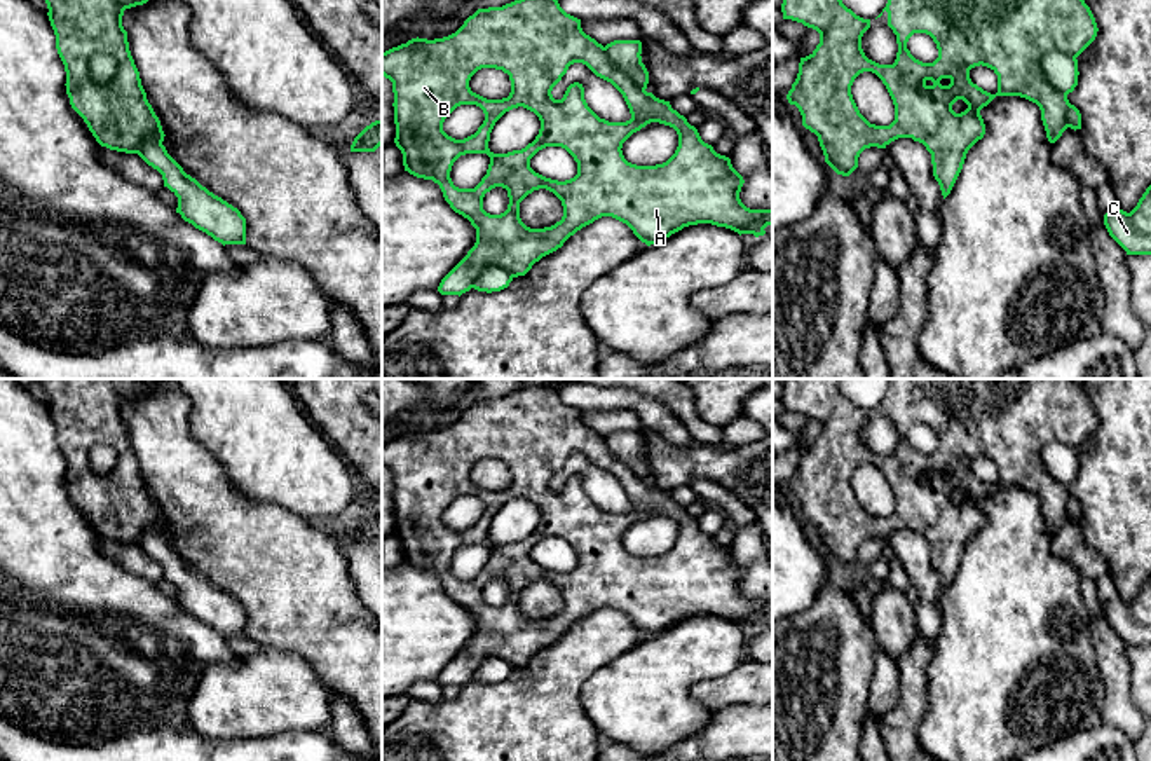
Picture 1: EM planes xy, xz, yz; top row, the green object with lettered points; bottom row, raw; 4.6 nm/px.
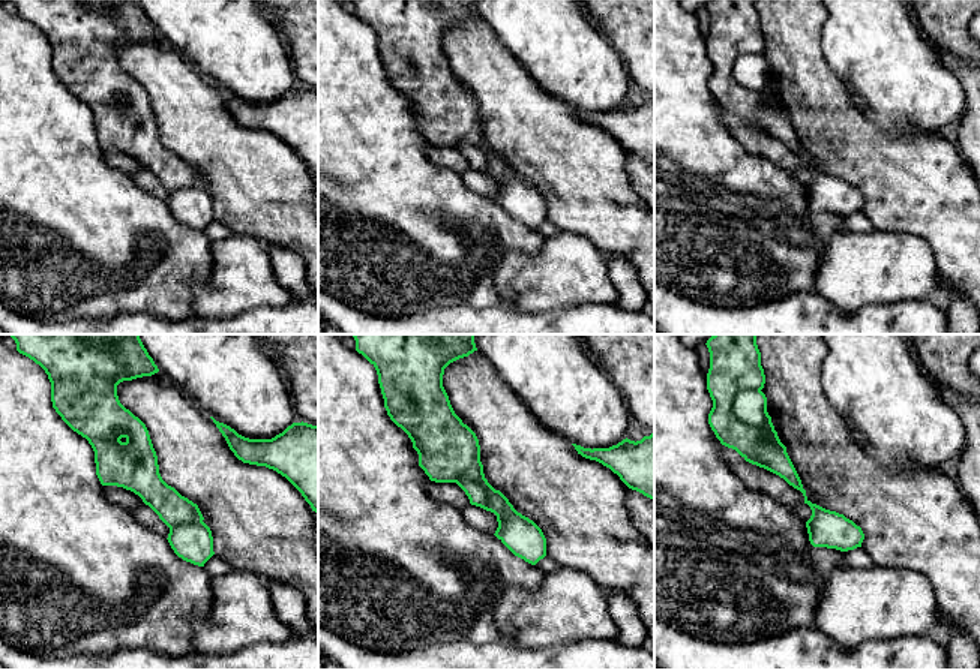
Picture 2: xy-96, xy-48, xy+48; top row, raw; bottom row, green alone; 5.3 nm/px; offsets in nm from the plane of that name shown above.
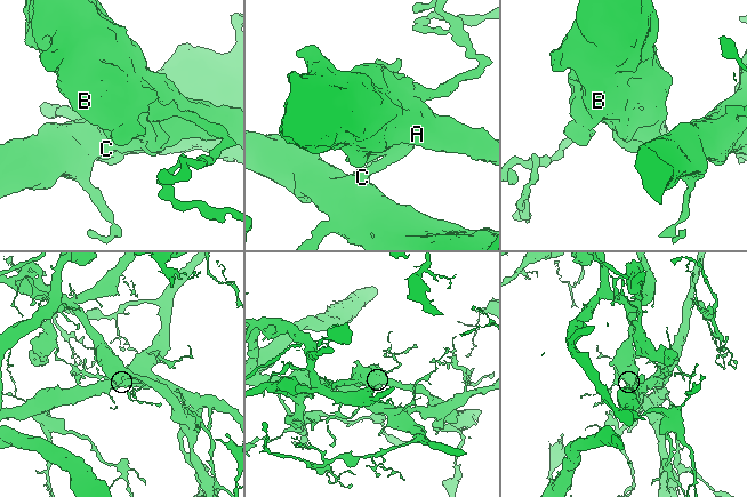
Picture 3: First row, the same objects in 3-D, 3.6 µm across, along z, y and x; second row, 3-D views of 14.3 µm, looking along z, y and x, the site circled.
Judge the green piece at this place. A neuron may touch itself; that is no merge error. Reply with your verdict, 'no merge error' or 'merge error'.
merge error

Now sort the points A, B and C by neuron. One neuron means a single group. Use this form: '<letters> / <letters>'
A B / C

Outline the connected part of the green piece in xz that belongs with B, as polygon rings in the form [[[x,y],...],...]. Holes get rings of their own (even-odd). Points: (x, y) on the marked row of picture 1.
[[[514,0],[502,7],[478,9],[452,35],[443,38],[412,38],[382,52],[382,75],[392,82],[394,143],[403,154],[405,171],[439,185],[450,208],[476,229],[476,243],[467,255],[441,279],[441,295],[469,291],[487,267],[502,267],[513,278],[525,276],[535,262],[556,251],[582,227],[602,216],[626,223],[647,246],[656,244],[689,225],[712,223],[755,237],[773,225],[773,209],[750,209],[739,192],[743,176],[731,159],[705,143],[694,126],[671,108],[670,101],[640,89],[607,56],[602,44],[586,35],[581,19],[567,14],[558,0]],[[574,63],[586,65],[596,77],[610,82],[624,98],[631,119],[609,122],[600,119],[584,99],[584,87],[574,82],[562,99],[551,91]],[[481,68],[502,70],[509,75],[511,93],[502,99],[487,99],[471,91],[469,80]],[[460,105],[476,105],[485,120],[478,131],[455,140],[443,131],[445,119]],[[523,106],[541,120],[539,134],[521,150],[494,154],[488,148],[495,122],[509,110]],[[650,122],[670,126],[678,134],[675,154],[663,164],[637,166],[624,159],[623,143]],[[546,147],[565,148],[577,162],[577,175],[558,182],[535,173],[530,159]],[[466,154],[487,154],[487,175],[474,189],[459,189],[450,178],[453,162]],[[495,187],[507,190],[509,204],[501,215],[483,209],[483,197]],[[534,190],[553,192],[563,206],[563,216],[551,227],[530,229],[520,218],[520,202]]]

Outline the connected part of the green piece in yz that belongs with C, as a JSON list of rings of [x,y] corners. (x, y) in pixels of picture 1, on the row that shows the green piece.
[[[1151,185],[1130,213],[1109,209],[1104,225],[1127,255],[1151,255]]]

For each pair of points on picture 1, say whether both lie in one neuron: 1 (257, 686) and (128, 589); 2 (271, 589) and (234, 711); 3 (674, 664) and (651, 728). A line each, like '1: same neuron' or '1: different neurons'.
1: different neurons
2: different neurons
3: same neuron

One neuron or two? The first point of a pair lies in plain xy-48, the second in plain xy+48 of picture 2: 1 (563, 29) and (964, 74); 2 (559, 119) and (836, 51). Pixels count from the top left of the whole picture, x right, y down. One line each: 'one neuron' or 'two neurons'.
1: two neurons
2: two neurons

